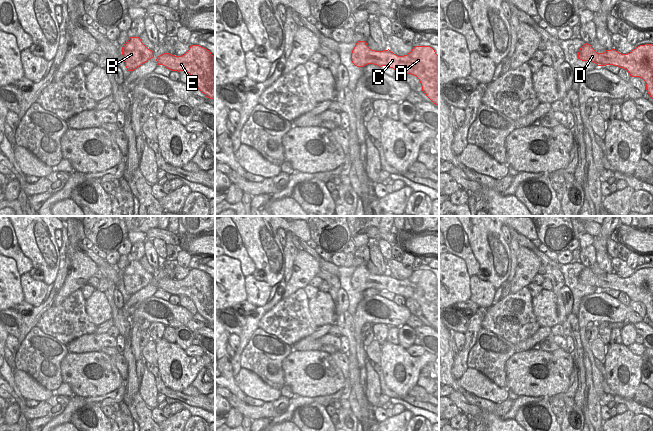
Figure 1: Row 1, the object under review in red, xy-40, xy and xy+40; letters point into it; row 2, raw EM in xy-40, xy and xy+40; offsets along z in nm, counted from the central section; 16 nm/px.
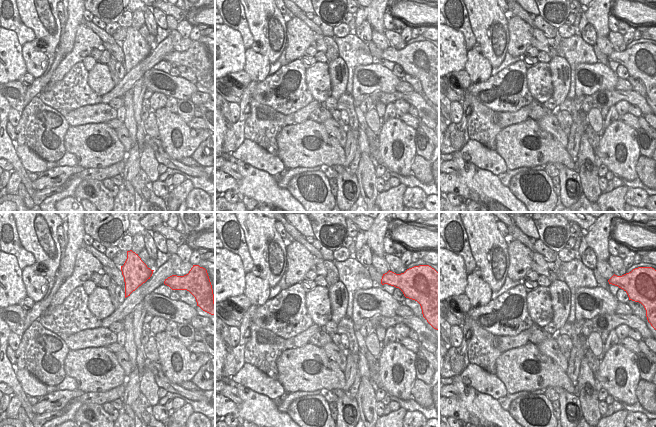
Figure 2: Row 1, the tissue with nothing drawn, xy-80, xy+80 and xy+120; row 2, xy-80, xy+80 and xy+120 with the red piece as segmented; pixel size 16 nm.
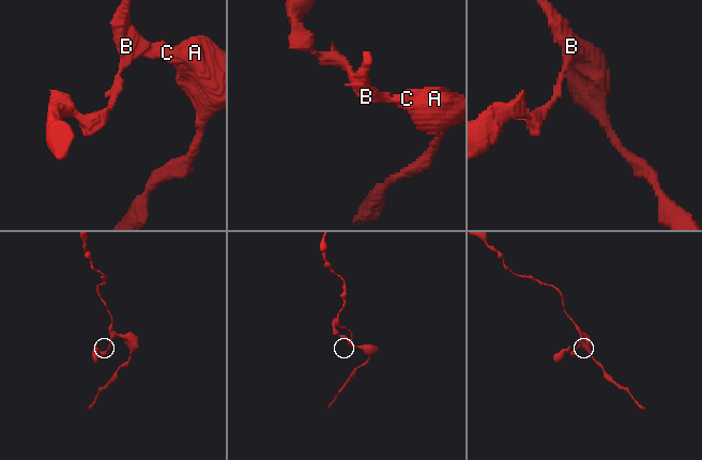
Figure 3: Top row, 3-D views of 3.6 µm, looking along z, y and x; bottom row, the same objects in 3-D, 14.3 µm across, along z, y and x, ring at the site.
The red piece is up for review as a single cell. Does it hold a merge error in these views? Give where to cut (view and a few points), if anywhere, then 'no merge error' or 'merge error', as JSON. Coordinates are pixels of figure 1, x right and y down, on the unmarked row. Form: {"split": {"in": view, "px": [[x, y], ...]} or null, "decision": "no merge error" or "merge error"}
{"split": null, "decision": "no merge error"}

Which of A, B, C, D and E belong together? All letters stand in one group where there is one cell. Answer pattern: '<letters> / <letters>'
A B C D E

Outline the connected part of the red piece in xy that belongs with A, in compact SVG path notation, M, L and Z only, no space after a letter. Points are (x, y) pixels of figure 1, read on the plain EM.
M358 265L352 274L351 285L357 291L374 288L379 291L388 290L405 299L416 300L422 315L439 330L439 280L430 270L415 270L404 280L398 280L388 274L375 275L365 265Z

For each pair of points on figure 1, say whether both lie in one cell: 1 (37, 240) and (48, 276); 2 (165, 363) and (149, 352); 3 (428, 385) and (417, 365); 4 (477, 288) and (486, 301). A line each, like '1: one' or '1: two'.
1: one
2: two
3: two
4: one

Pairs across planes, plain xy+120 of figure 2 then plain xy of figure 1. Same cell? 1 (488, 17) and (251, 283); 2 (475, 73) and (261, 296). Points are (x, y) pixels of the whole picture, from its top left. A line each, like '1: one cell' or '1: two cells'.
1: two cells
2: one cell

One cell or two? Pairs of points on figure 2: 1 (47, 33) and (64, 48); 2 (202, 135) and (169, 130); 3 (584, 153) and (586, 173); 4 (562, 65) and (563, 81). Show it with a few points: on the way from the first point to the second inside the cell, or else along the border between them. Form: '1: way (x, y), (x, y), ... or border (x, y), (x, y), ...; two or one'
1: border (61, 34), (53, 54); two
2: way (194, 139), (189, 139), (177, 127); one
3: way (584, 158), (584, 168); one
4: way (562, 69), (562, 77); one

